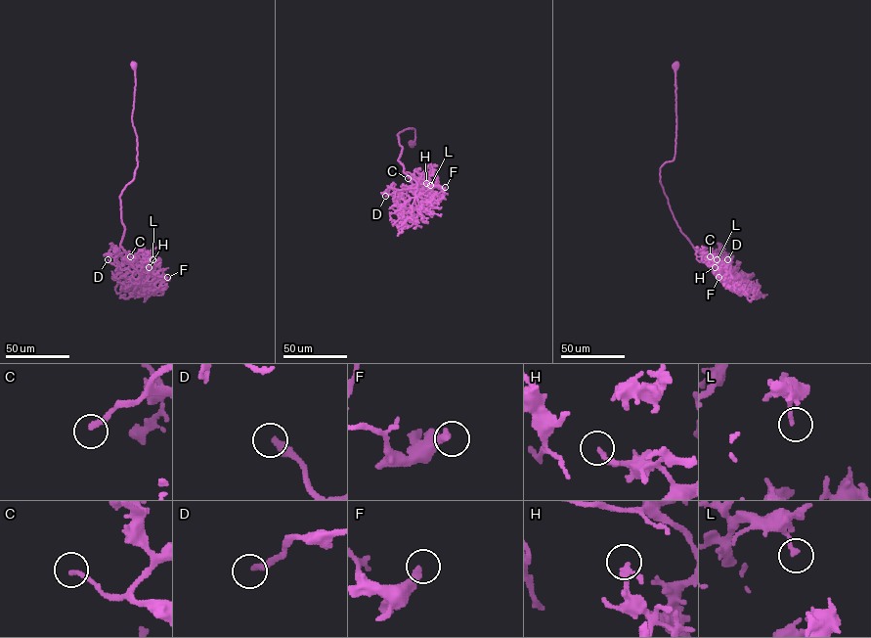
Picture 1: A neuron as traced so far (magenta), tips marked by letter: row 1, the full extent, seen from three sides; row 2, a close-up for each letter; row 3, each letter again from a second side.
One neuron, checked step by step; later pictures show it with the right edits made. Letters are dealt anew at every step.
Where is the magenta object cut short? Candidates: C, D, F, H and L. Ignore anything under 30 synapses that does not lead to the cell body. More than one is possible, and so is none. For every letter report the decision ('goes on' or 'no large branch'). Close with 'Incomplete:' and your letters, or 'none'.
C: goes on
D: goes on
F: no large branch
H: no large branch
L: no large branch
Incomplete: C, D

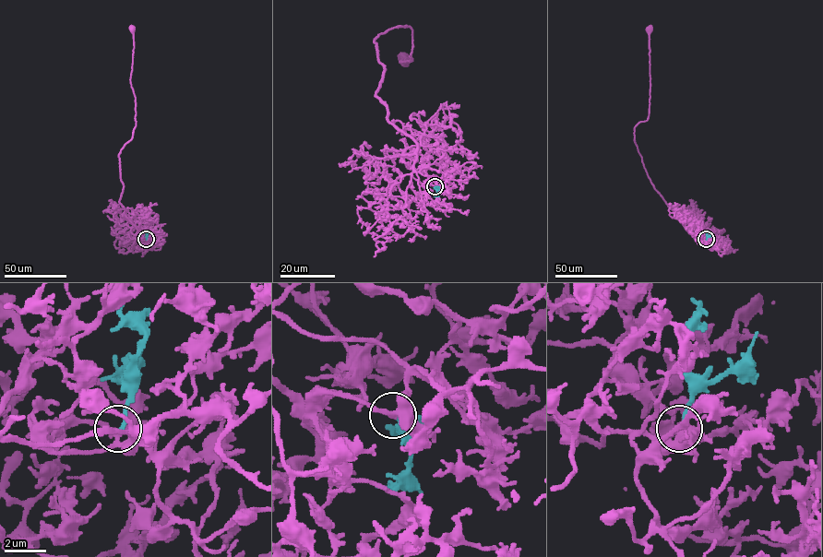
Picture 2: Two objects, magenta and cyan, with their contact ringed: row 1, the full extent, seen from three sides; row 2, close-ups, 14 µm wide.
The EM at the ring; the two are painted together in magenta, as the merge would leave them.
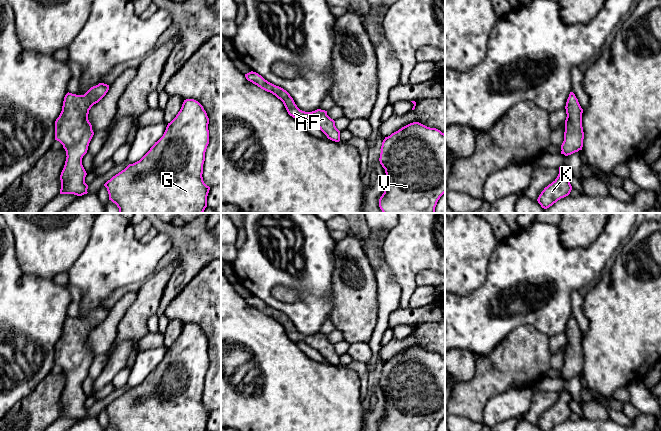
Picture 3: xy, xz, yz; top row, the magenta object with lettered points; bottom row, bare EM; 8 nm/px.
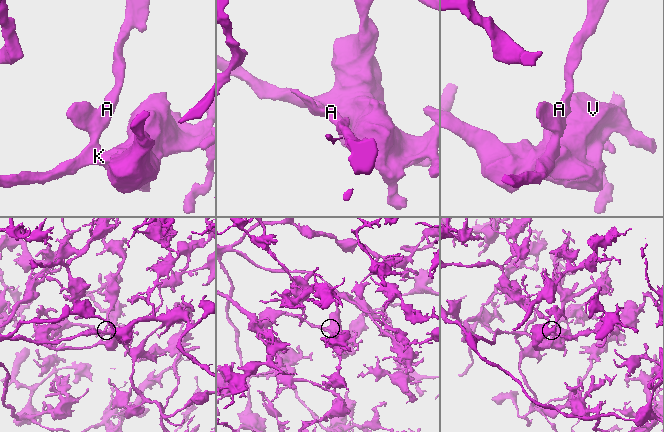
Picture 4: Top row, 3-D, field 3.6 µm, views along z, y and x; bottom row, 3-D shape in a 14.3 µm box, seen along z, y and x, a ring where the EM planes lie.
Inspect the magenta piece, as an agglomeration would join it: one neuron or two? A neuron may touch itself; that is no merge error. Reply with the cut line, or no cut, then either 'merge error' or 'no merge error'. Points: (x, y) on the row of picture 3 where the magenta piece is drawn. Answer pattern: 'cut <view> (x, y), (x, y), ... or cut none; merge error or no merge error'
cut none; no merge error

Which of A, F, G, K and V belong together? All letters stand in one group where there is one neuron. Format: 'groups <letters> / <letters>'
groups A F G K V

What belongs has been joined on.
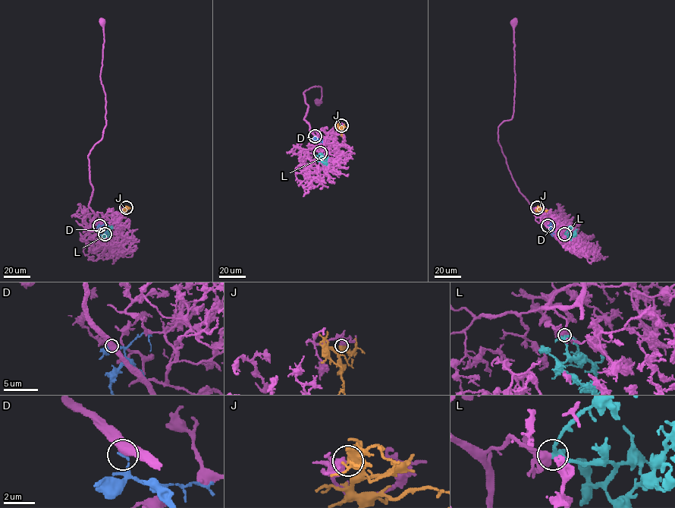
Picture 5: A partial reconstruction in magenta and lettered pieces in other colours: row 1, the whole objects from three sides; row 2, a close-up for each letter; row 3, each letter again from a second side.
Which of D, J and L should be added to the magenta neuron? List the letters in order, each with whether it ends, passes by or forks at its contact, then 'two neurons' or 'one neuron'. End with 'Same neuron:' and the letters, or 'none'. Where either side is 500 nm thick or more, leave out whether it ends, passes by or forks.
D: it ends; two neurons
J: it forks; two neurons
L: it forks; one neuron
Same neuron: L

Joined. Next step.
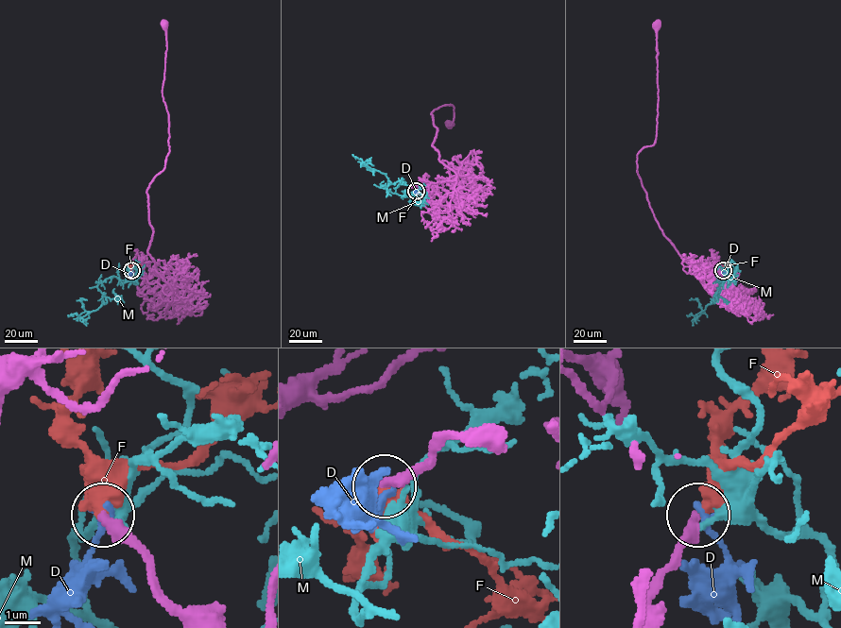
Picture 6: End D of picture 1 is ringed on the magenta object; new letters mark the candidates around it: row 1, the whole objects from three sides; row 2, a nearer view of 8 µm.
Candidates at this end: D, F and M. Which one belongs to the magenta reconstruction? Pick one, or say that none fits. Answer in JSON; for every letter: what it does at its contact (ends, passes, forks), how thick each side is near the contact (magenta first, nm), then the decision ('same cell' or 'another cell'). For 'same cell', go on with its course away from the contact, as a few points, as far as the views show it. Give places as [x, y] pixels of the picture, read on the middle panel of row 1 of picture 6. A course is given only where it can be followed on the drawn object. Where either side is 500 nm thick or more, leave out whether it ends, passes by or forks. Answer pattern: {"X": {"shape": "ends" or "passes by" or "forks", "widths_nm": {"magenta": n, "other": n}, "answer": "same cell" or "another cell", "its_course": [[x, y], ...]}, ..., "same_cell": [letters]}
{"D": {"shape": "passes by", "widths_nm": {"magenta": 360, "other": 160}, "answer": "another cell"}, "F": {"widths_nm": {"magenta": 360, "other": 550}, "answer": "same cell"}, "M": {"shape": "ends", "widths_nm": {"magenta": 400, "other": 300}, "answer": "another cell"}, "same_cell": ["F"]}

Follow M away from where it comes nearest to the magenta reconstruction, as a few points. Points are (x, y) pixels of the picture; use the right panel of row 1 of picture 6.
M: (723, 271), (732, 280), (729, 282), (726, 276), (715, 302), (697, 317), (698, 302), (689, 300)

